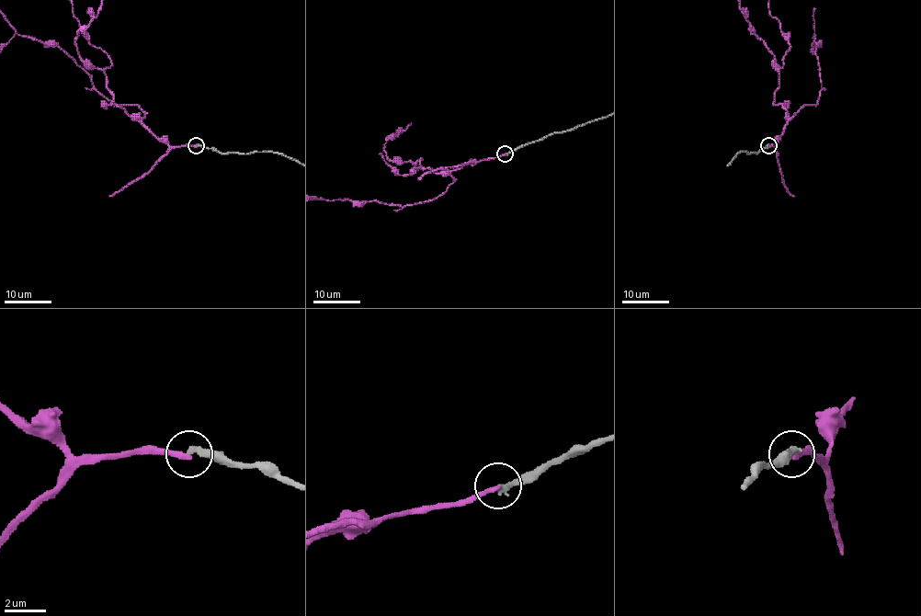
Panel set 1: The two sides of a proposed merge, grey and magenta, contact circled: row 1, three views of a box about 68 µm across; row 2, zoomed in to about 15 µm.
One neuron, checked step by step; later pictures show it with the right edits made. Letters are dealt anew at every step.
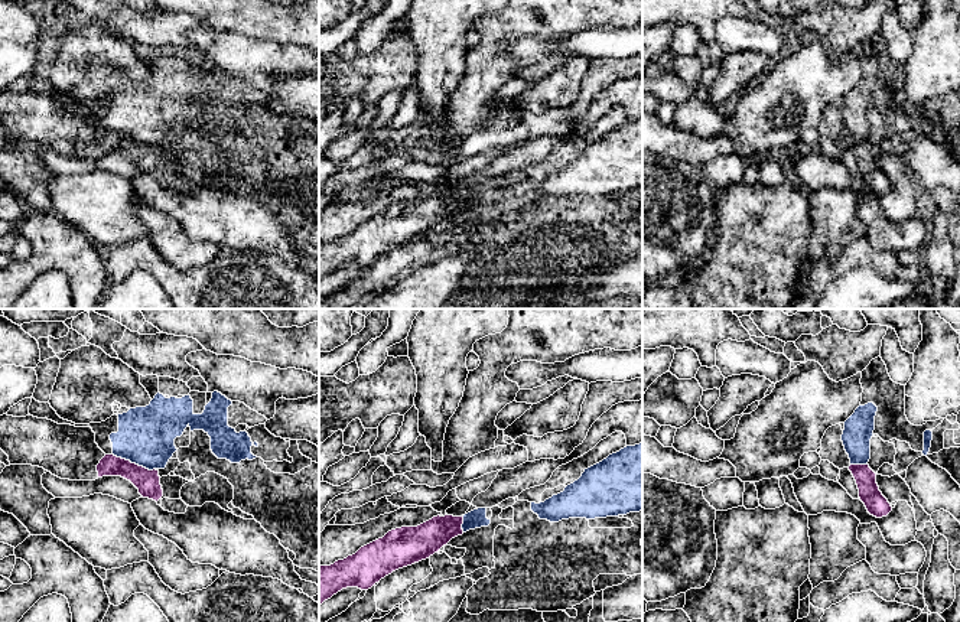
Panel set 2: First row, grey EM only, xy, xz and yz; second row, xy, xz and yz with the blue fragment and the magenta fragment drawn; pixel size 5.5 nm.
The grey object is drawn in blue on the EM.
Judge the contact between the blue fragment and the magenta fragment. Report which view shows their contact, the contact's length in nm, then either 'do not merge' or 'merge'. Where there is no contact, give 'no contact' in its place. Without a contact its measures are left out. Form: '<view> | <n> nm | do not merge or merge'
xy | 260 nm | do not merge

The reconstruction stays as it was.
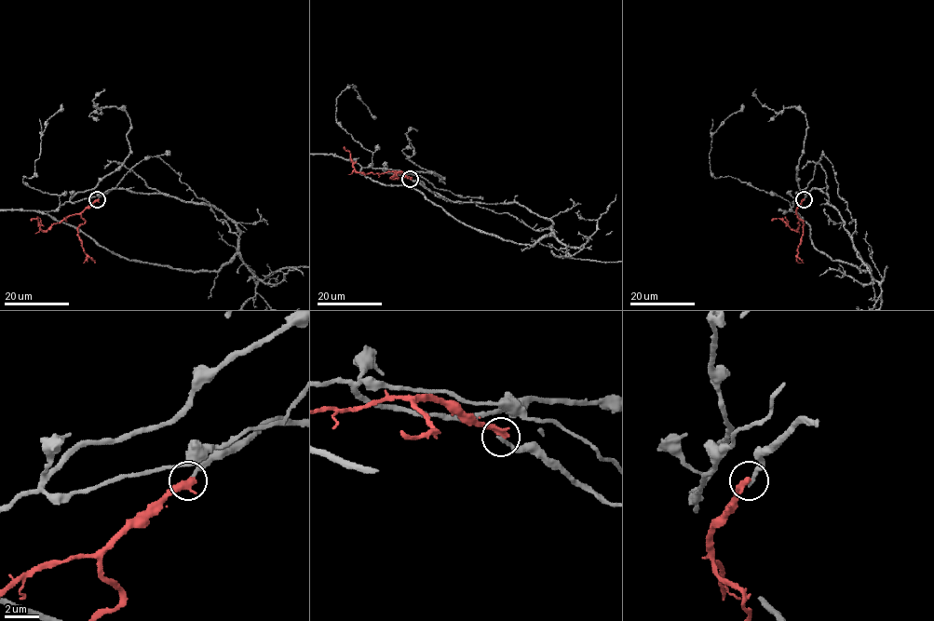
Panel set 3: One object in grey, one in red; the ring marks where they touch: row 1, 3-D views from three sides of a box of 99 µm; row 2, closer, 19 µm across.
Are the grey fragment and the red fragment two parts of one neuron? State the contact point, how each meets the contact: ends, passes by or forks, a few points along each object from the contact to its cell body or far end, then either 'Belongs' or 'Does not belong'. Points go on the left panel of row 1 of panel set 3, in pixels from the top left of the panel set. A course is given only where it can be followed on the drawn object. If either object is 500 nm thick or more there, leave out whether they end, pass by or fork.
Place: (97, 199). At the ring grey ends. At the ring red ends. Course of grey: (98, 199), (113, 188), (212, 204), (238, 231), (239, 258), (256, 281), (300, 266). Course of red: (98, 199), (79, 213), (67, 216), (44, 230), (40, 228), (37, 218), (31, 221). Does not belong

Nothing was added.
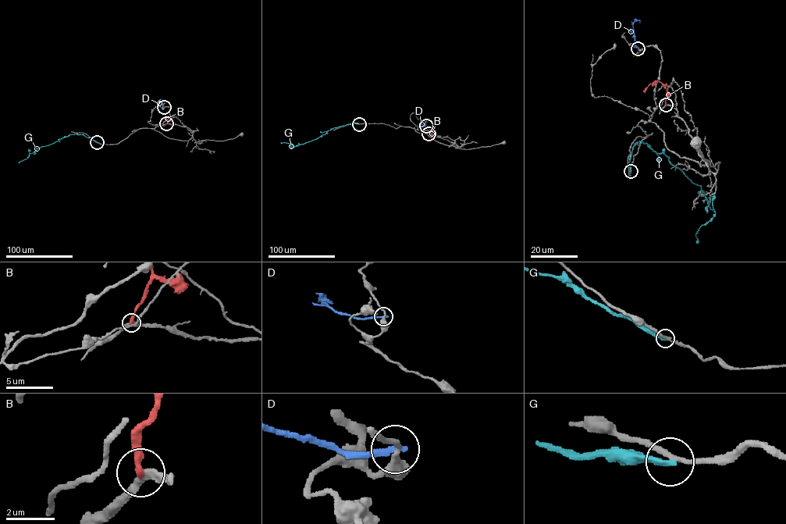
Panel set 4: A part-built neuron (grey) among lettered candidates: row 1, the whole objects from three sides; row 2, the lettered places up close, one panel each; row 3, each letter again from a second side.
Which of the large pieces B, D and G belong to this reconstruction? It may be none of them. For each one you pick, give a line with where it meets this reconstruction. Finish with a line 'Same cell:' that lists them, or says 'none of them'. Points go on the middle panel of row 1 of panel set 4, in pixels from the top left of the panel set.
Same cell: none of them

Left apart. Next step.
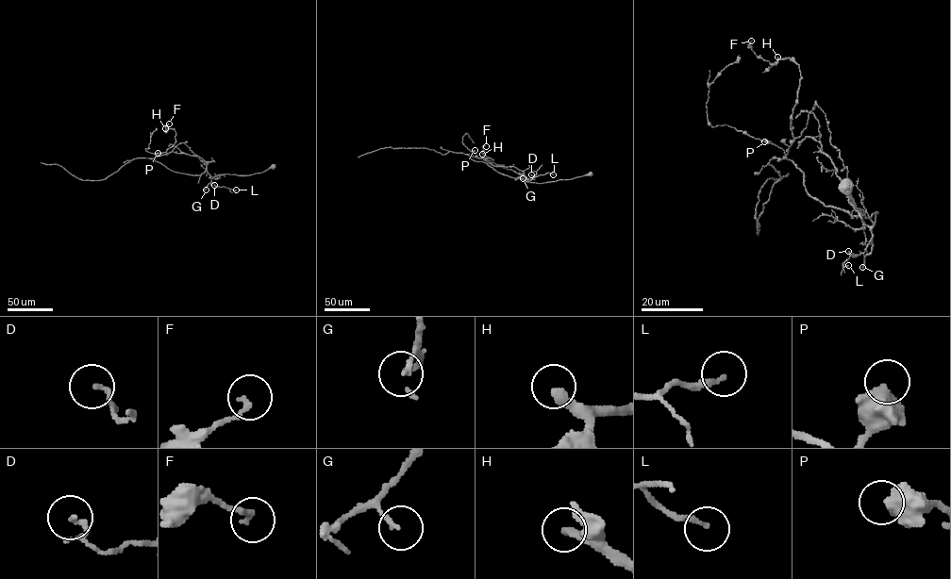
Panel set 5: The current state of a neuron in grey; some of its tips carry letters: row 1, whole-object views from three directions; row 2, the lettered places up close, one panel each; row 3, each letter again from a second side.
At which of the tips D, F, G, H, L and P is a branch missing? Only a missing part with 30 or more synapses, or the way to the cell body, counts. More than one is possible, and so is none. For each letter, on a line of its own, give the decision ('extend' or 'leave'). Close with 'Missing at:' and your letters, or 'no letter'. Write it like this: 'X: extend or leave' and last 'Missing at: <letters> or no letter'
D: leave
F: leave
G: leave
H: extend
L: leave
P: leave
Missing at: H

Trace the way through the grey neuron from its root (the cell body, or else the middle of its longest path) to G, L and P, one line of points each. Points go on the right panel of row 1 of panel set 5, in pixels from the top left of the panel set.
G: (845, 187), (842, 189), (849, 192), (865, 217), (877, 212), (872, 228), (872, 250), (864, 257), (862, 267)
L: (845, 187), (842, 189), (865, 217), (877, 212), (866, 249), (851, 255), (842, 267), (848, 265)
P: (845, 187), (865, 217), (877, 212), (873, 226), (850, 200), (860, 216), (814, 199), (784, 151), (764, 141)

